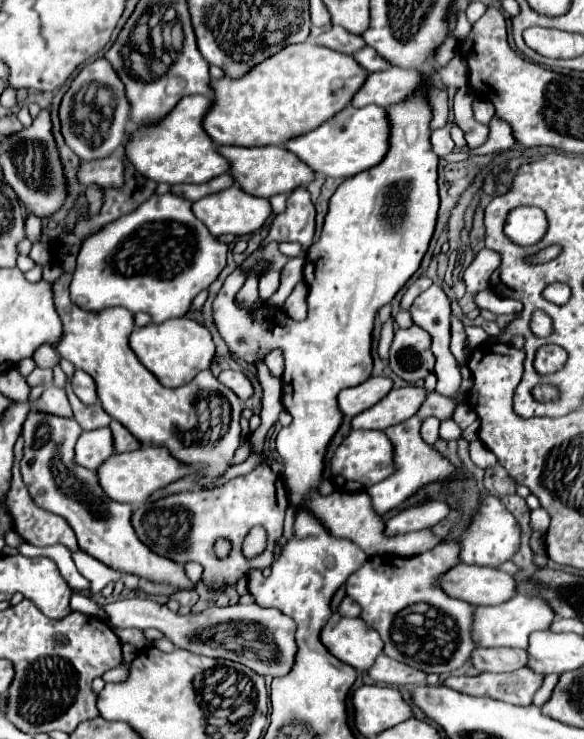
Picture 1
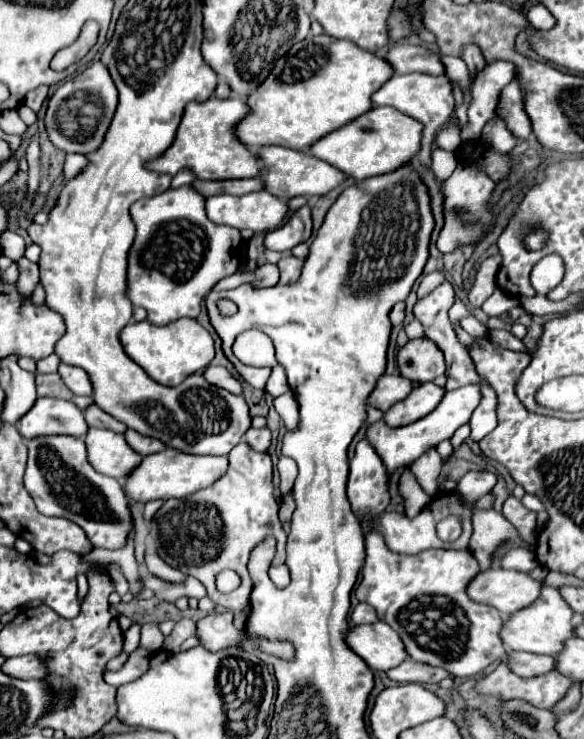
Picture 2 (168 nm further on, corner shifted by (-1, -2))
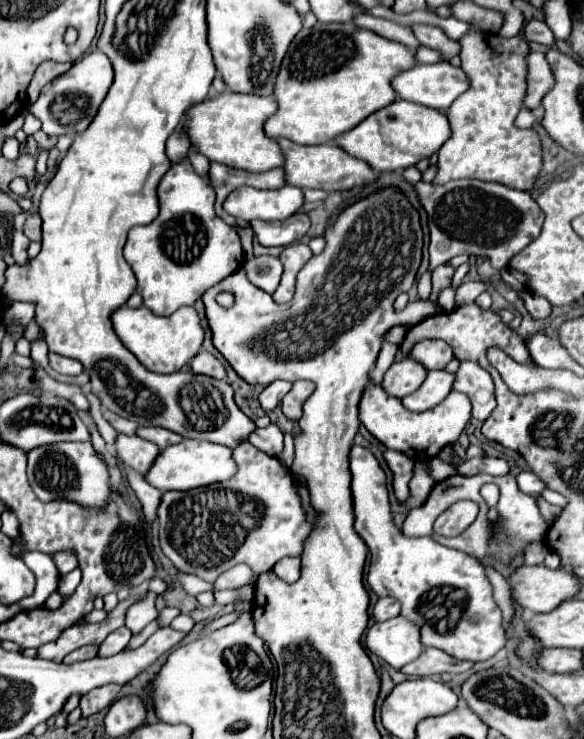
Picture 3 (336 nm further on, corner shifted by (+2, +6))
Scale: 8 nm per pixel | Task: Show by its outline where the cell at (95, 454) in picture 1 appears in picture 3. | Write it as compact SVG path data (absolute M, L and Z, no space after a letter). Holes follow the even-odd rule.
M118 433L114 441L114 451L124 467L132 467L138 473L146 473L158 455L158 447L136 435Z

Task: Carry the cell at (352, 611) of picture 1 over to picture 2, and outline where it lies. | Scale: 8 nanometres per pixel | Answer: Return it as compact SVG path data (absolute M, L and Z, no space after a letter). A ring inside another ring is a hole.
M359 603L353 611L351 611L351 623L353 625L365 625L365 623L377 623L379 617L375 613L375 609L367 603Z

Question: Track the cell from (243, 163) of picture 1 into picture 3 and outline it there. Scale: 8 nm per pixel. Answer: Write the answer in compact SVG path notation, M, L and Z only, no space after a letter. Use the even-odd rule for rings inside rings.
M276 139L284 153L284 177L288 185L296 185L300 189L322 189L322 191L340 191L340 189L352 189L362 187L366 183L372 183L376 179L376 173L360 159L350 157L346 151L342 151L336 145L296 145L288 139Z

